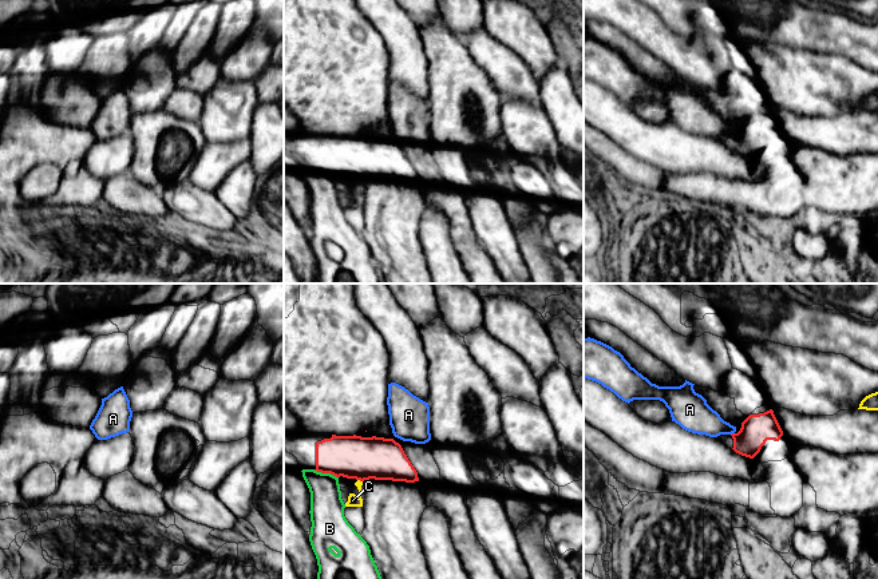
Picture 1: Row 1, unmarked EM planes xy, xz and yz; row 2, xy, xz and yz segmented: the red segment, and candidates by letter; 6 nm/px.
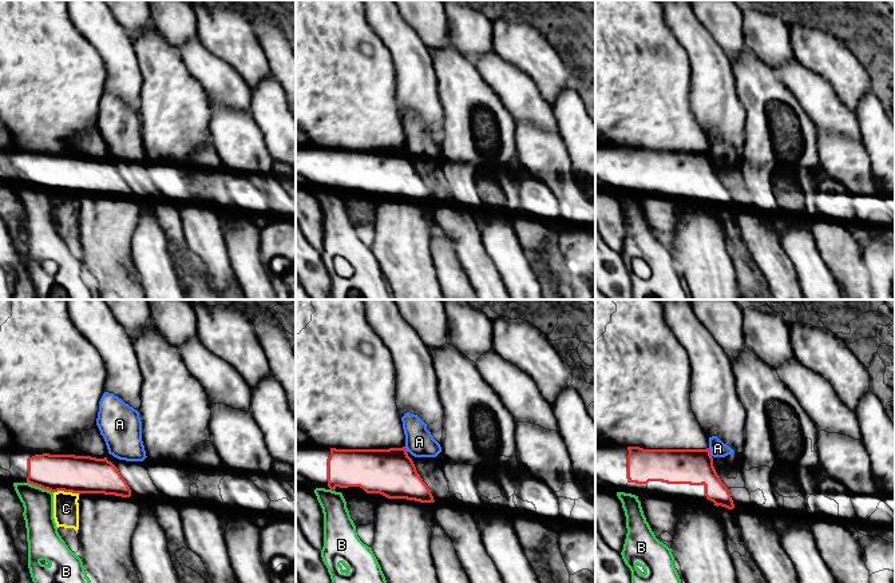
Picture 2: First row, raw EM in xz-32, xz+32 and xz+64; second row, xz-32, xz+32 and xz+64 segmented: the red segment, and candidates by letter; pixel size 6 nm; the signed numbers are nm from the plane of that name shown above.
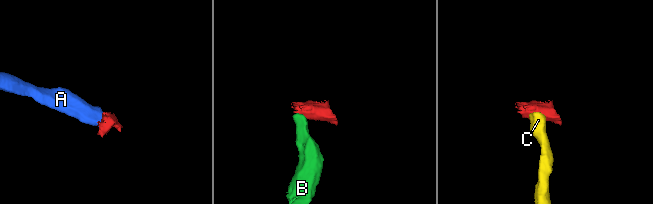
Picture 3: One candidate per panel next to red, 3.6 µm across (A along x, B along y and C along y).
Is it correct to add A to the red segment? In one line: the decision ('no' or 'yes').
no

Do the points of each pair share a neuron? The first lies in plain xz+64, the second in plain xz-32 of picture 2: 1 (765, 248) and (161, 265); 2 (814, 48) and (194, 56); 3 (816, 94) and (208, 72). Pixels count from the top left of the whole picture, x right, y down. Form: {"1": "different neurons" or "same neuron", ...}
{"1": "different neurons", "2": "different neurons", "3": "same neuron"}

